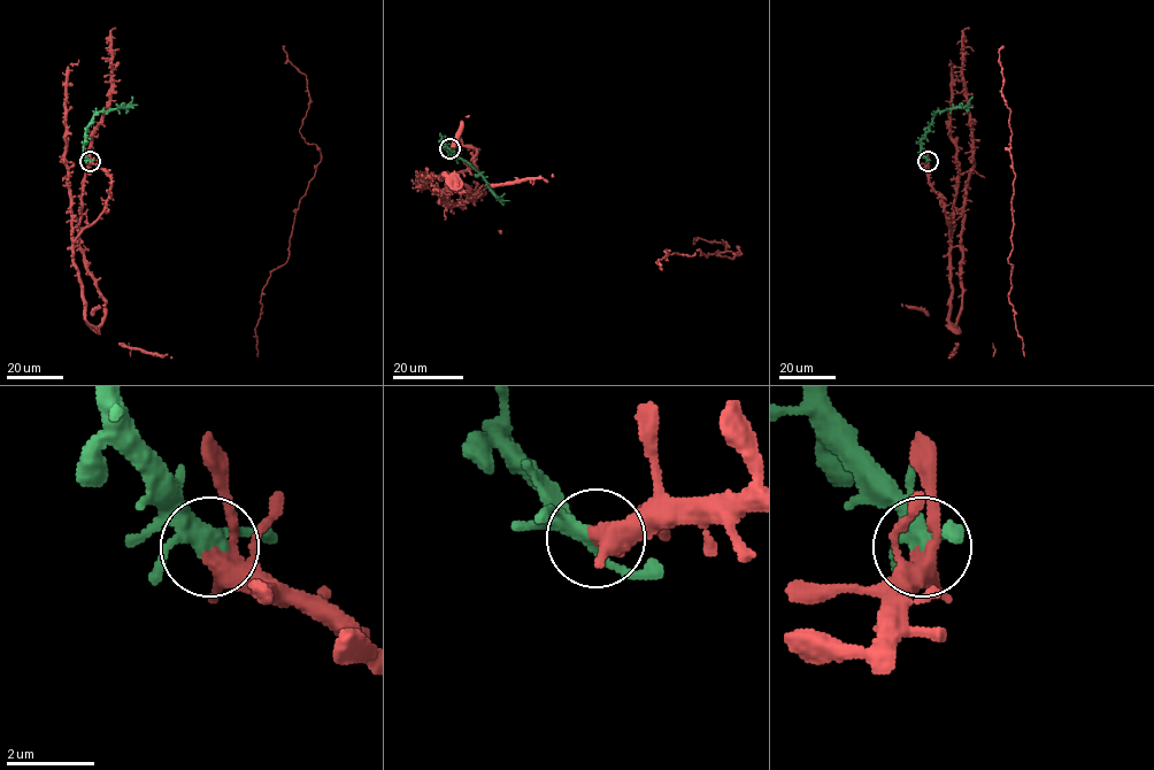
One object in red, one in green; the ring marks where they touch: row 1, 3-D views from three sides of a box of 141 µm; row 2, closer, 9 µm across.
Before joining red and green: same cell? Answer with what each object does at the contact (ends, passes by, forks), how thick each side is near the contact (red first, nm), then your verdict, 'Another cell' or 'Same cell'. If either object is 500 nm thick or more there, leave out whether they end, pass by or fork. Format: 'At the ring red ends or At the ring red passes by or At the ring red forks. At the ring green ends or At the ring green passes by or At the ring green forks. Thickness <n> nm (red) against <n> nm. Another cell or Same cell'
At the ring red forks. At the ring green forks. Thickness 360 nm (red) against 320 nm. Same cell

